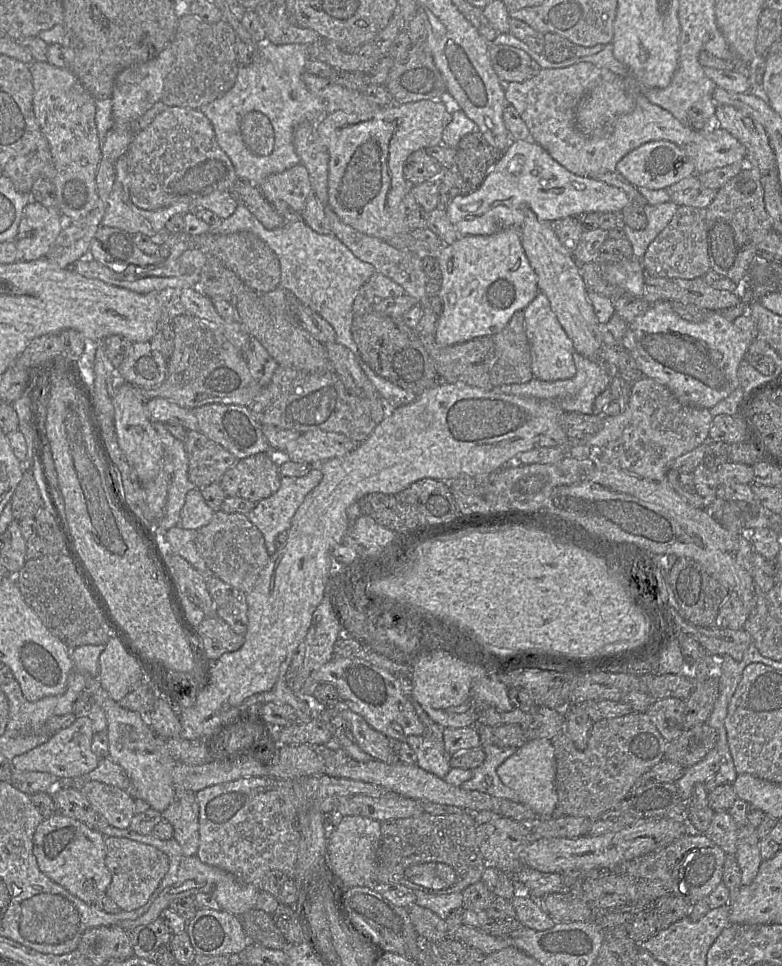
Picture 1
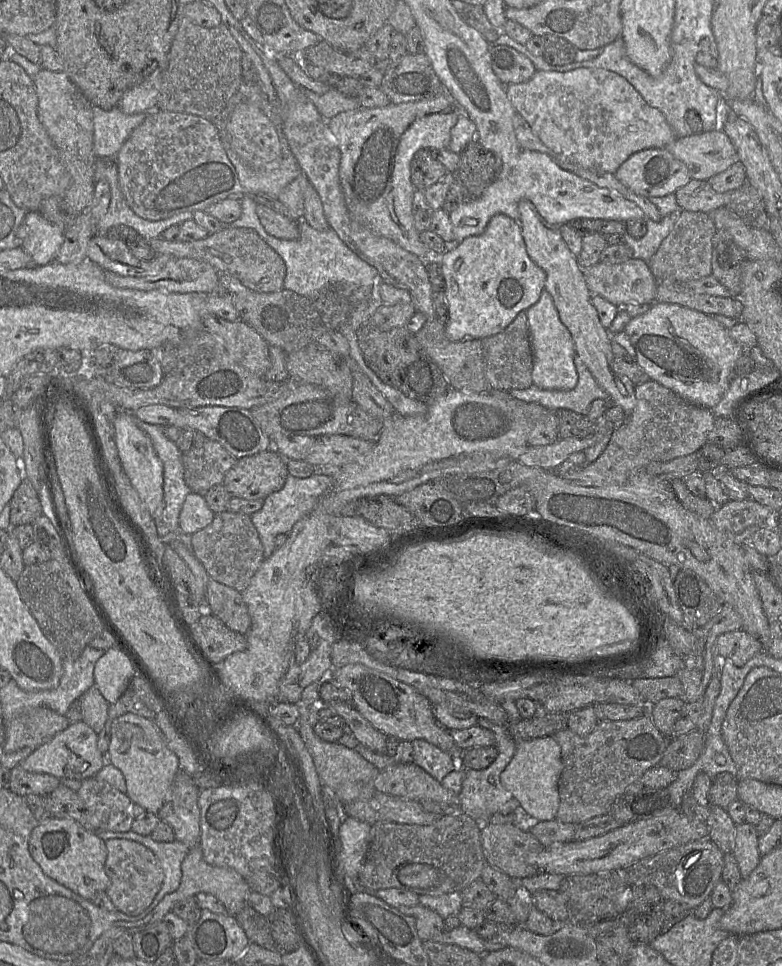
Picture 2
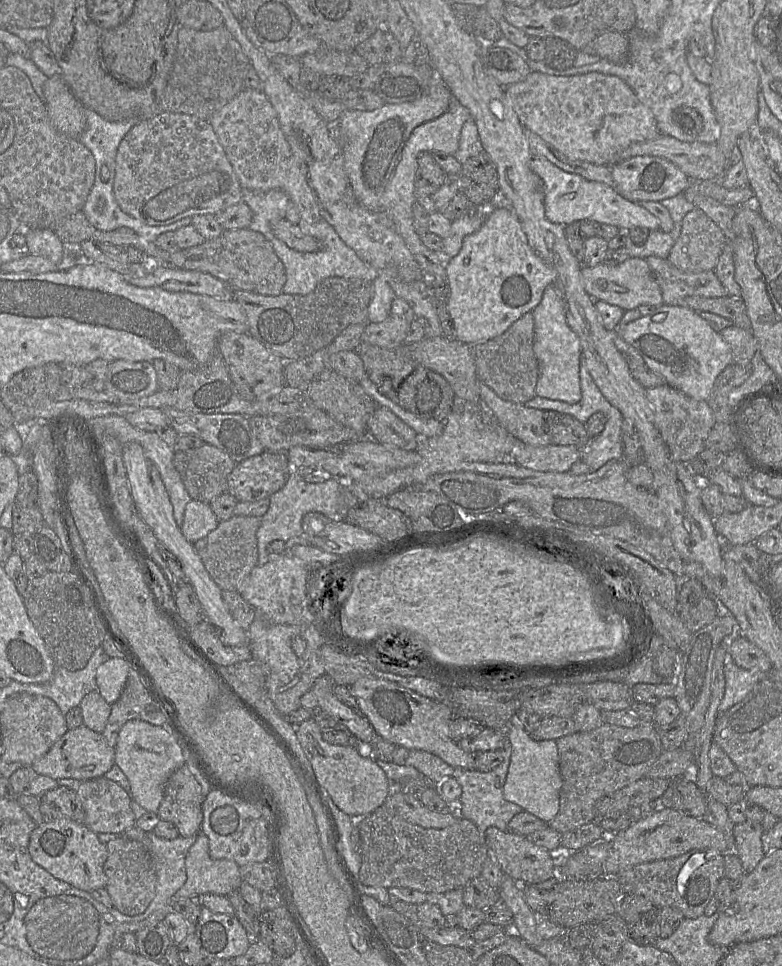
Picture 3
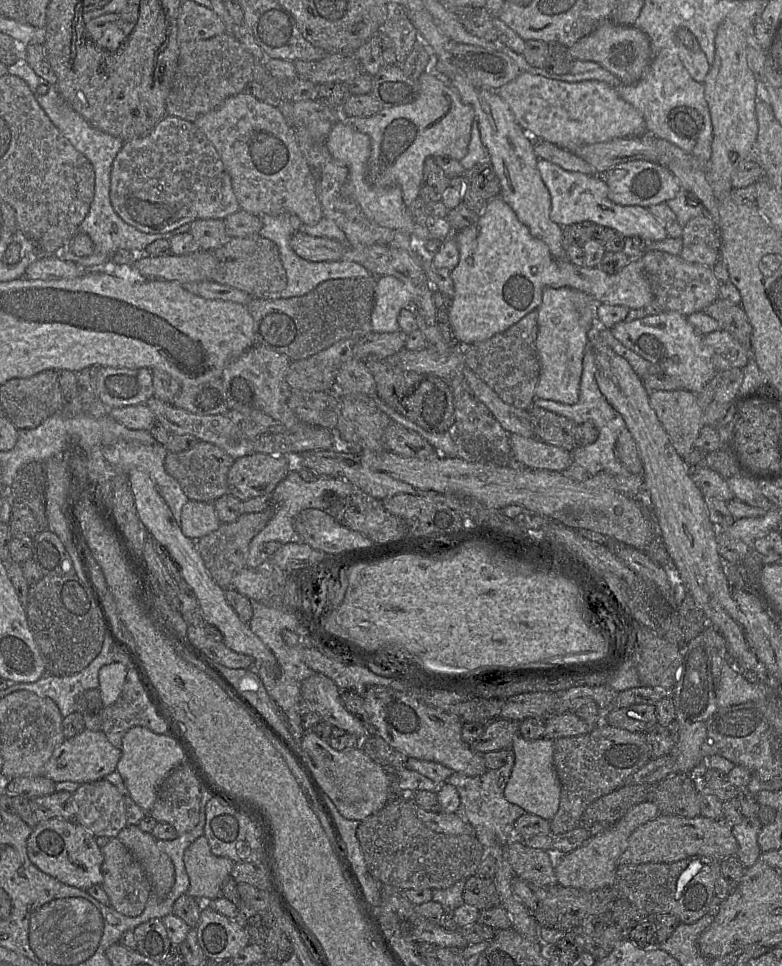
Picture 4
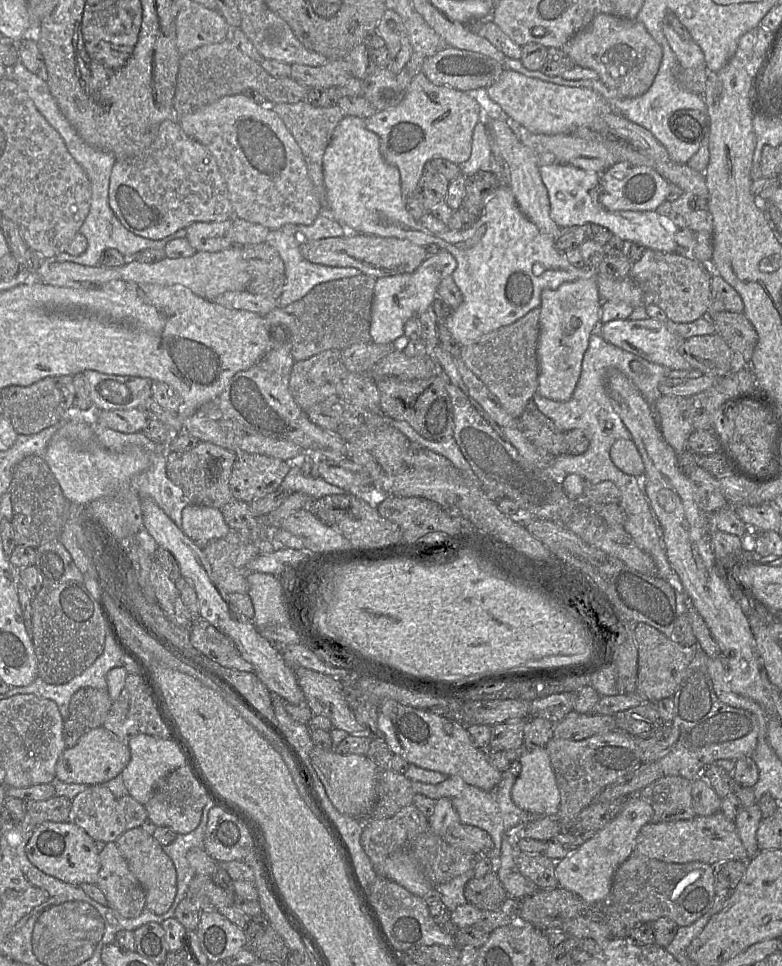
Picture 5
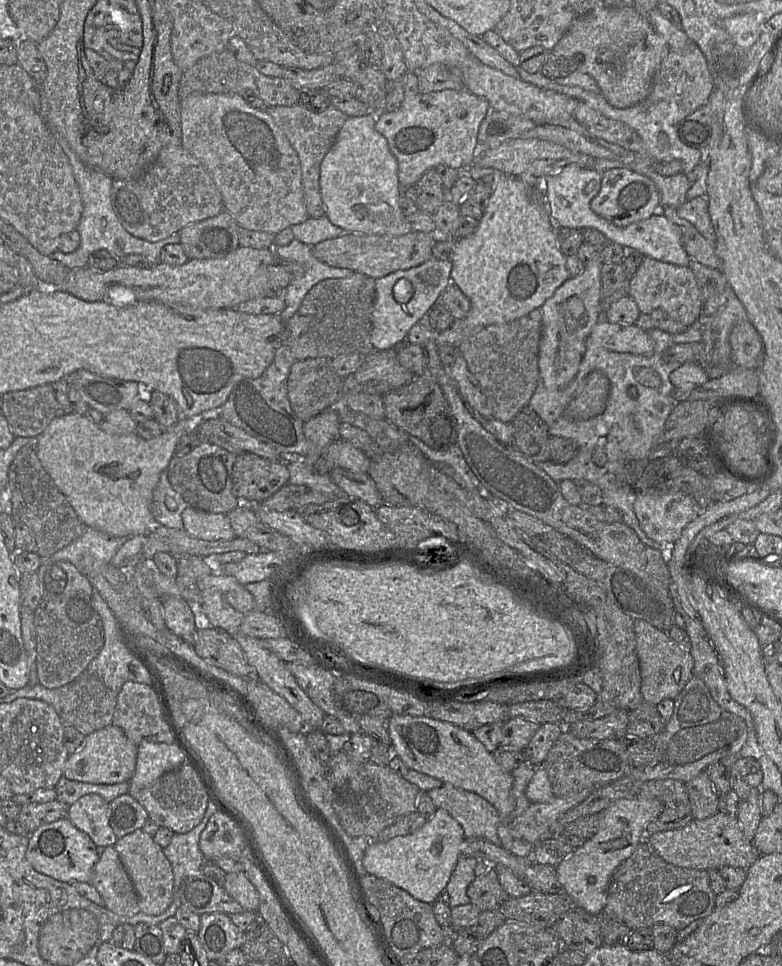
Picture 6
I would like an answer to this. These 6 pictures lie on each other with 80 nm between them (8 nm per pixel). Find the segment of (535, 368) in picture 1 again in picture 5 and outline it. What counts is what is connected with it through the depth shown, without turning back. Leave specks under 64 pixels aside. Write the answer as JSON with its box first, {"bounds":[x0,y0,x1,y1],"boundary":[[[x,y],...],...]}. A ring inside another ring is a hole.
{"bounds":[536,277,602,402],"boundary":[[[595,277],[565,282],[555,290],[545,289],[541,292],[536,391],[539,395],[558,402],[568,401],[572,397],[590,336],[595,333],[596,327],[600,327],[602,302]]]}

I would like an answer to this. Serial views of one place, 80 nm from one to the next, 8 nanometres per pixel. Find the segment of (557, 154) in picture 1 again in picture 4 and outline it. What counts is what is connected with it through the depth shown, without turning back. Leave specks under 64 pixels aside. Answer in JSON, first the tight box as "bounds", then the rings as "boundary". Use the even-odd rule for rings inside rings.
{"bounds":[494,72,647,151],"boundary":[[[521,72],[514,80],[494,91],[507,103],[516,121],[527,133],[568,151],[585,144],[641,136],[647,132],[641,113],[602,81],[566,82]]]}

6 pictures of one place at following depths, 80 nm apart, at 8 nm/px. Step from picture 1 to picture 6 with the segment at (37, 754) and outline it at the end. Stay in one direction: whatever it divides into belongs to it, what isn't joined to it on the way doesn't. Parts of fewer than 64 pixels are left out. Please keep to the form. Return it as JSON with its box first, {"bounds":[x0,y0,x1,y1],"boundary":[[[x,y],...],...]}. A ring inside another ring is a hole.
{"bounds":[63,724,138,784],"boundary":[[[113,724],[92,732],[85,737],[81,747],[70,754],[63,770],[63,776],[72,781],[91,784],[117,784],[128,782],[136,768],[138,748],[125,734]]]}

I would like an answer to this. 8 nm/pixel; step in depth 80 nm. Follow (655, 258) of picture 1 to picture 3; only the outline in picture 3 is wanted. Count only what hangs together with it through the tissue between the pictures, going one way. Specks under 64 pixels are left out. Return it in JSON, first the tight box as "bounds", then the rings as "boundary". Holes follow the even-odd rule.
{"bounds":[667,210,727,272],"boundary":[[[702,210],[688,212],[682,220],[681,233],[667,259],[686,272],[713,271],[727,238]]]}

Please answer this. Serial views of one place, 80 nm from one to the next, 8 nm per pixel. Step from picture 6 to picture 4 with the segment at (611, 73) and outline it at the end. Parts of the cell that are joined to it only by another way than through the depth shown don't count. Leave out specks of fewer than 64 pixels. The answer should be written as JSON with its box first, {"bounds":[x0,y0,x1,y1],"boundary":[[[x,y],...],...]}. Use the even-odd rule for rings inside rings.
{"bounds":[568,22,651,84],"boundary":[[[601,22],[590,34],[568,47],[575,60],[593,61],[608,70],[625,84],[639,81],[651,62],[651,45],[648,36],[635,25]]]}

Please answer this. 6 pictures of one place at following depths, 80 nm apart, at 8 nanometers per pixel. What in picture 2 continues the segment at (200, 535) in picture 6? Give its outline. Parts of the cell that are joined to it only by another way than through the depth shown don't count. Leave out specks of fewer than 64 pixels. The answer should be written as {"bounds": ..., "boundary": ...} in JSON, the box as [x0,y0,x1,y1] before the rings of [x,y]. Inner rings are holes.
{"bounds":[179,492,214,535],"boundary":[[[190,492],[179,515],[179,529],[185,534],[192,535],[211,524],[214,515],[202,495]]]}

